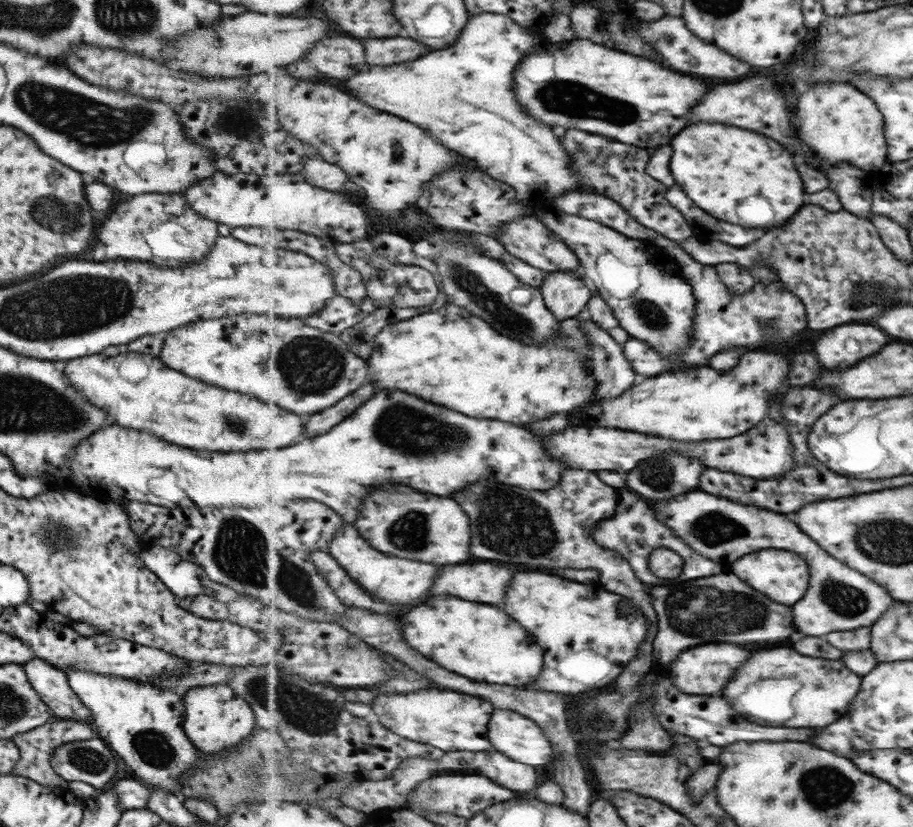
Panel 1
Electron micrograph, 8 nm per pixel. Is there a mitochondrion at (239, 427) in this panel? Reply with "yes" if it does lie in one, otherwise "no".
yes

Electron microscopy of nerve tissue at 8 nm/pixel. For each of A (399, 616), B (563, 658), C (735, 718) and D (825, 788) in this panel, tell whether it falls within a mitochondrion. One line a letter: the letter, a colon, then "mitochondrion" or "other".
A: other
B: other
C: other
D: mitochondrion

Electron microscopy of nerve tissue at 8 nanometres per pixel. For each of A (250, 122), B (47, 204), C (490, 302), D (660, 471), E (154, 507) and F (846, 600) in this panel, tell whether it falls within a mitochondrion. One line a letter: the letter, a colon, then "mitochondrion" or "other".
A: mitochondrion
B: mitochondrion
C: mitochondrion
D: mitochondrion
E: other
F: mitochondrion

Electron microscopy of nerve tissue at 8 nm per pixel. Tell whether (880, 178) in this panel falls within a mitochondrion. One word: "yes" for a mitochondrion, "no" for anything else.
no

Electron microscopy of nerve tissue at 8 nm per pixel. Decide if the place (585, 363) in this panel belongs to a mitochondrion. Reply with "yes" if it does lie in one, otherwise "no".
no

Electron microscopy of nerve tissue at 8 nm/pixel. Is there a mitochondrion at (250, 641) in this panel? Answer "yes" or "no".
no

